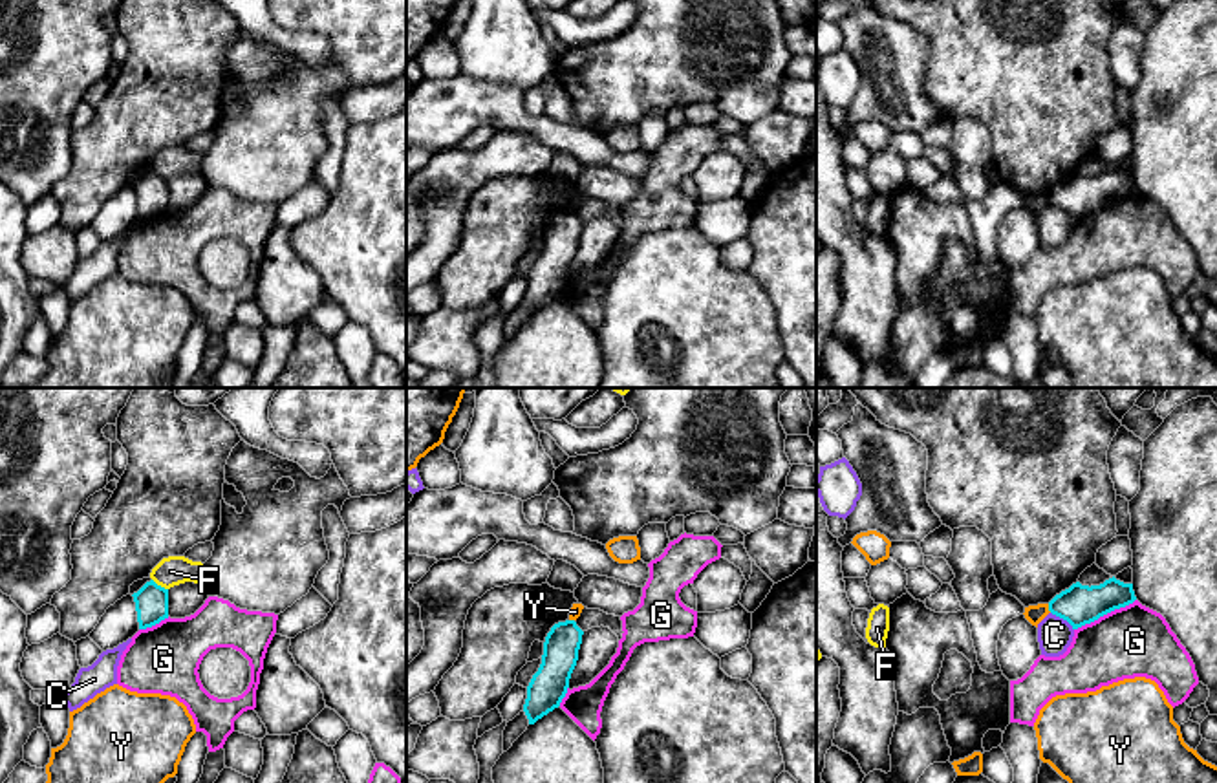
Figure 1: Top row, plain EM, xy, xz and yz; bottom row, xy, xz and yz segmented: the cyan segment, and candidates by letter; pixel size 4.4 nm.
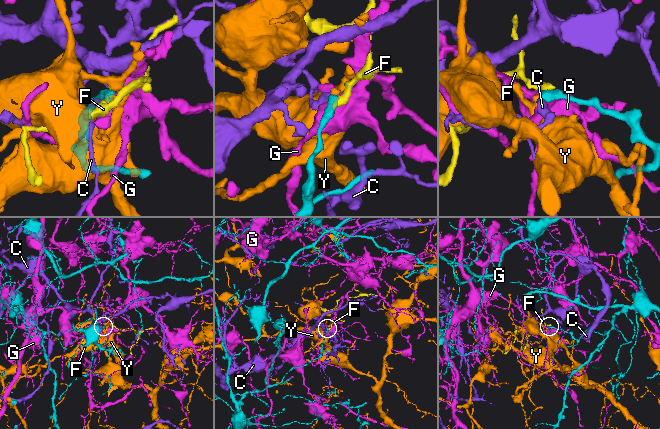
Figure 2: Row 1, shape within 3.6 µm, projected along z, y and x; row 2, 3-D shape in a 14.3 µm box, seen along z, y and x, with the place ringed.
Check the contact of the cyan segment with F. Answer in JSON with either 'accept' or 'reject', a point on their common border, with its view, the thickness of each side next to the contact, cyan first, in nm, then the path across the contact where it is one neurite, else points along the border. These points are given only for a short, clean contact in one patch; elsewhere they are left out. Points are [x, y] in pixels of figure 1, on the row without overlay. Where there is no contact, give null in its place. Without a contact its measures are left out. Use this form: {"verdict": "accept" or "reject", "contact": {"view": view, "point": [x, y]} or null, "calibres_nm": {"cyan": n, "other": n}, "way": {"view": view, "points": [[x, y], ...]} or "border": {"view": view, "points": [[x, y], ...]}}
{"verdict": "reject", "contact": {"view": "xy", "point": [160, 176]}, "calibres_nm": {"cyan": 140, "other": 130}, "border": {"view": "xy", "points": [[152, 169], [167, 180]]}}

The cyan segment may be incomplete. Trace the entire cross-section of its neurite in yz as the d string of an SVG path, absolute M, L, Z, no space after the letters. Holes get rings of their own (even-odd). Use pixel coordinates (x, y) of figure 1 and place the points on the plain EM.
M1113 166L1091 177L1080 172L1072 174L1049 192L1049 201L1078 220L1135 190L1133 174L1124 174Z

